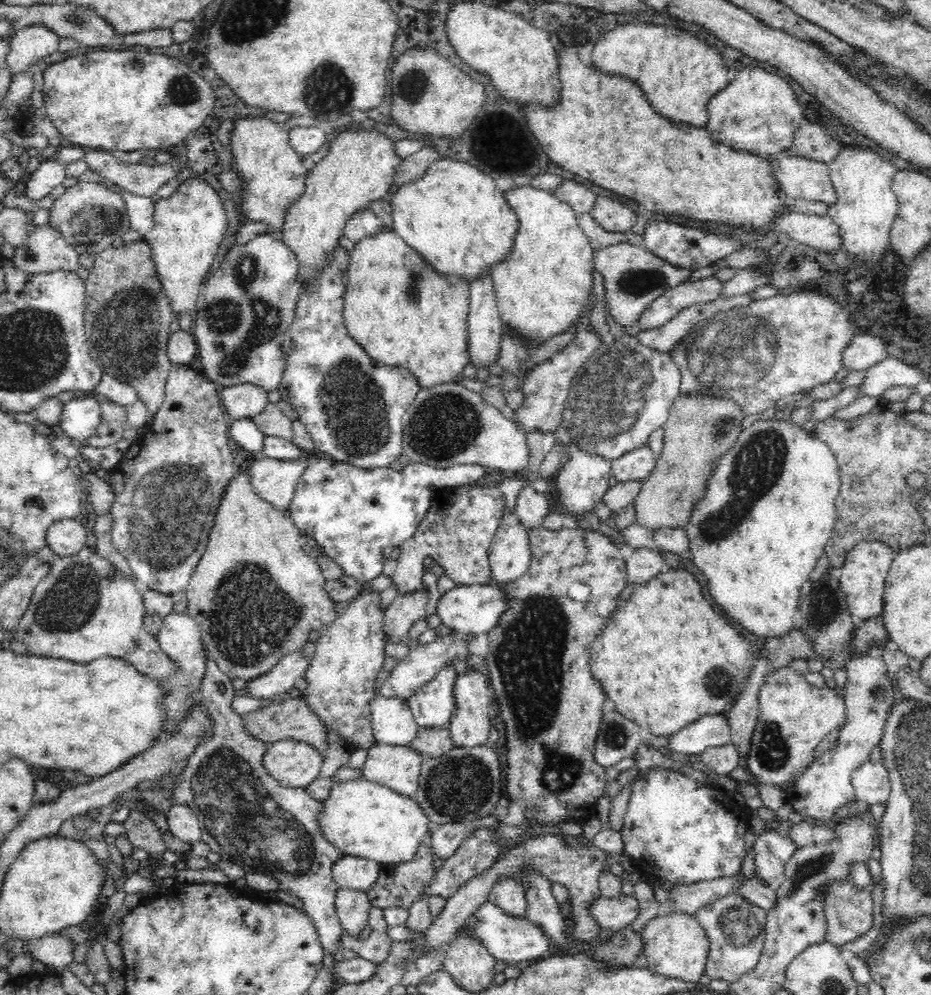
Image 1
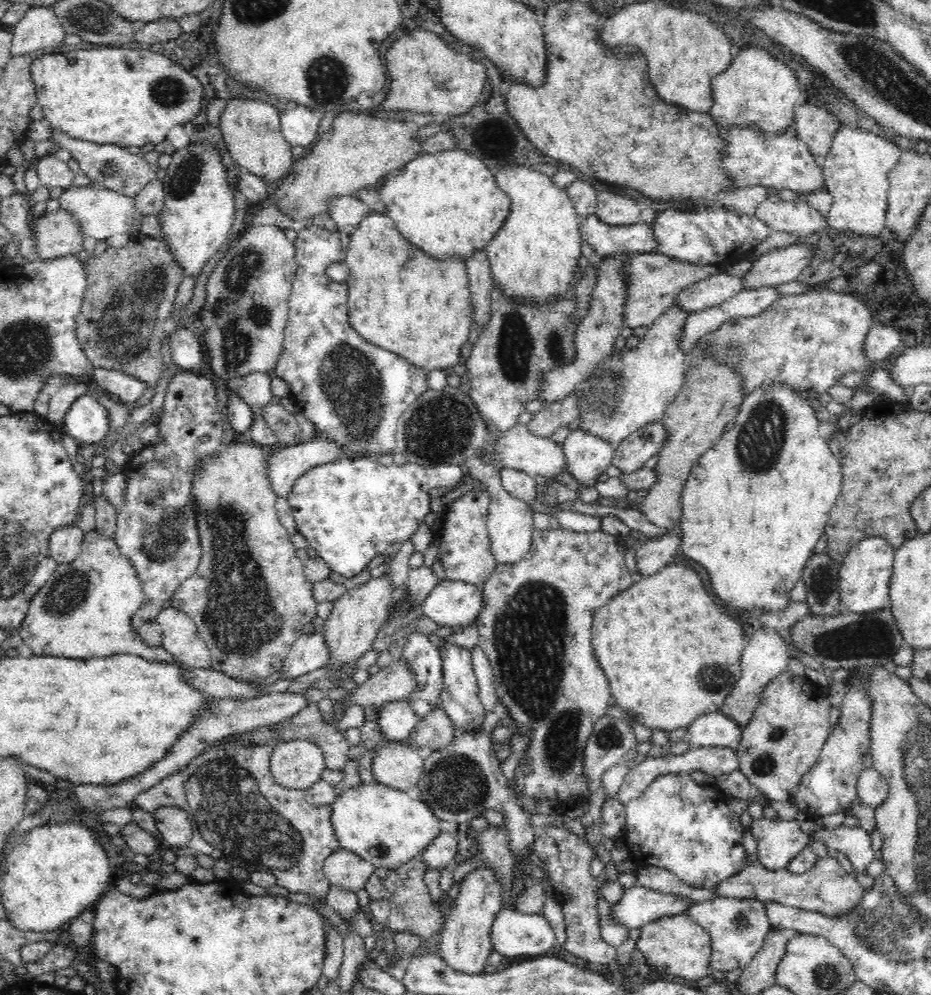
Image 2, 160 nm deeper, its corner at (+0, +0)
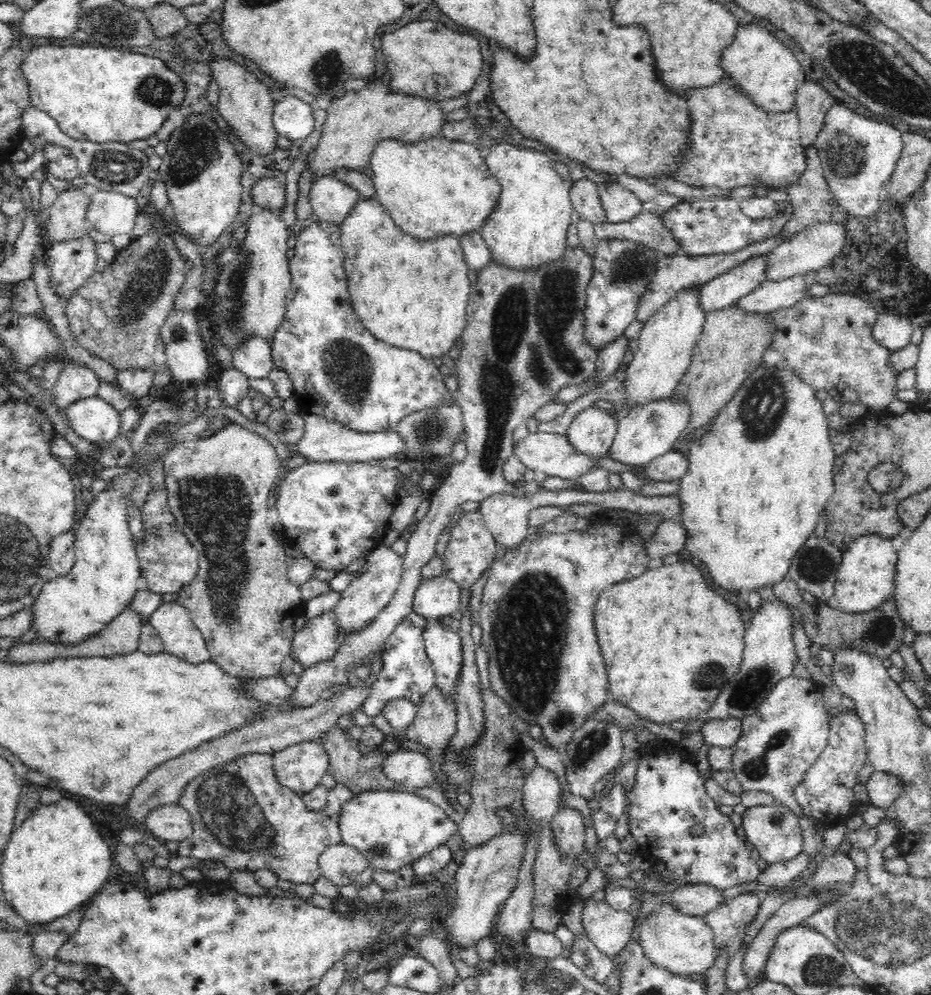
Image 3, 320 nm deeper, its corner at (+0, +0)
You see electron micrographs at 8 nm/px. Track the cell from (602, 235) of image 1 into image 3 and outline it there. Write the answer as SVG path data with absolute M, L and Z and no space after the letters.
M643 209L632 220L620 223L603 222L593 226L596 238L625 238L653 248L661 256L683 253L680 243L664 224L663 216Z

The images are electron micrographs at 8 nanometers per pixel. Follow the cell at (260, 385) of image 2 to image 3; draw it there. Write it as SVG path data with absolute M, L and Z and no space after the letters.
M250 334L242 345L232 350L233 366L249 378L267 378L275 368L272 340L259 334Z

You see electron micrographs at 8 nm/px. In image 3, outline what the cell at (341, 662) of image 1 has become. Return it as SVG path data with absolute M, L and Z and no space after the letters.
M382 544L375 548L364 558L365 568L362 569L362 576L352 581L335 606L338 625L342 632L350 633L367 626L374 616L378 616L398 590L403 573L403 556L394 553L389 547Z

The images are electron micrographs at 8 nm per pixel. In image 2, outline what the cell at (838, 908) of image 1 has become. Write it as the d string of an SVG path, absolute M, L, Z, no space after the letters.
M831 854L818 860L814 867L802 875L794 875L786 869L767 870L759 862L753 862L746 870L726 882L720 883L718 895L725 898L754 898L764 904L780 904L804 911L815 911L830 917L848 915L861 901L865 889L858 883L855 873L842 858Z

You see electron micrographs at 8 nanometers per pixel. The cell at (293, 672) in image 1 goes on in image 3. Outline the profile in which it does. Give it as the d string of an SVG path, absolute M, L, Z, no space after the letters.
M334 610L324 611L322 614L305 620L302 630L297 630L293 636L293 655L296 661L304 667L312 666L320 660L328 660L338 652L337 614Z

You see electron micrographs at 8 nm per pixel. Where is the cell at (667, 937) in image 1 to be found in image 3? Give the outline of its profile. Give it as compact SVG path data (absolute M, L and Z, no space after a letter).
M663 901L655 912L639 922L639 927L638 941L642 945L645 955L652 963L664 968L666 971L683 976L705 974L706 970L709 970L716 962L719 951L716 941L713 939L715 937L714 931L708 926L706 919L702 916L686 915L678 911L678 905L674 906L674 903Z

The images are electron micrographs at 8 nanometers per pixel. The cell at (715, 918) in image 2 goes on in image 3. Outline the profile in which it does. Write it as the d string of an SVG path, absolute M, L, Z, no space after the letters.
M742 894L728 899L720 908L705 917L708 926L714 931L718 951L722 946L729 946L733 955L749 926L761 910L761 897L754 894Z

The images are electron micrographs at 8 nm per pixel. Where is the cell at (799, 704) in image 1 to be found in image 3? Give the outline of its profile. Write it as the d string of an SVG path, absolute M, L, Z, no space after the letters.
M792 675L780 680L766 700L759 704L757 711L743 719L741 737L733 746L732 770L743 790L761 790L772 794L775 800L787 804L798 819L804 816L803 808L794 799L792 792L828 744L831 715L826 711L822 697L822 691L818 690L818 684L812 679Z

